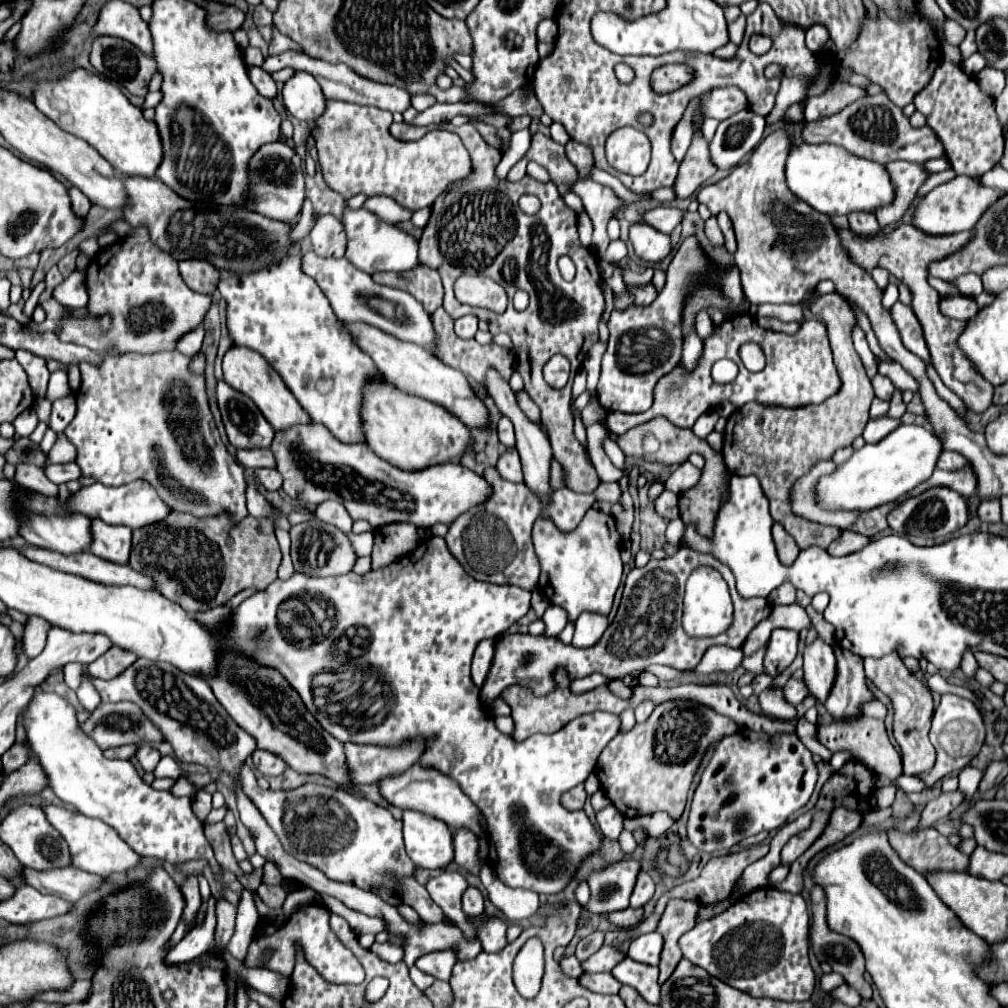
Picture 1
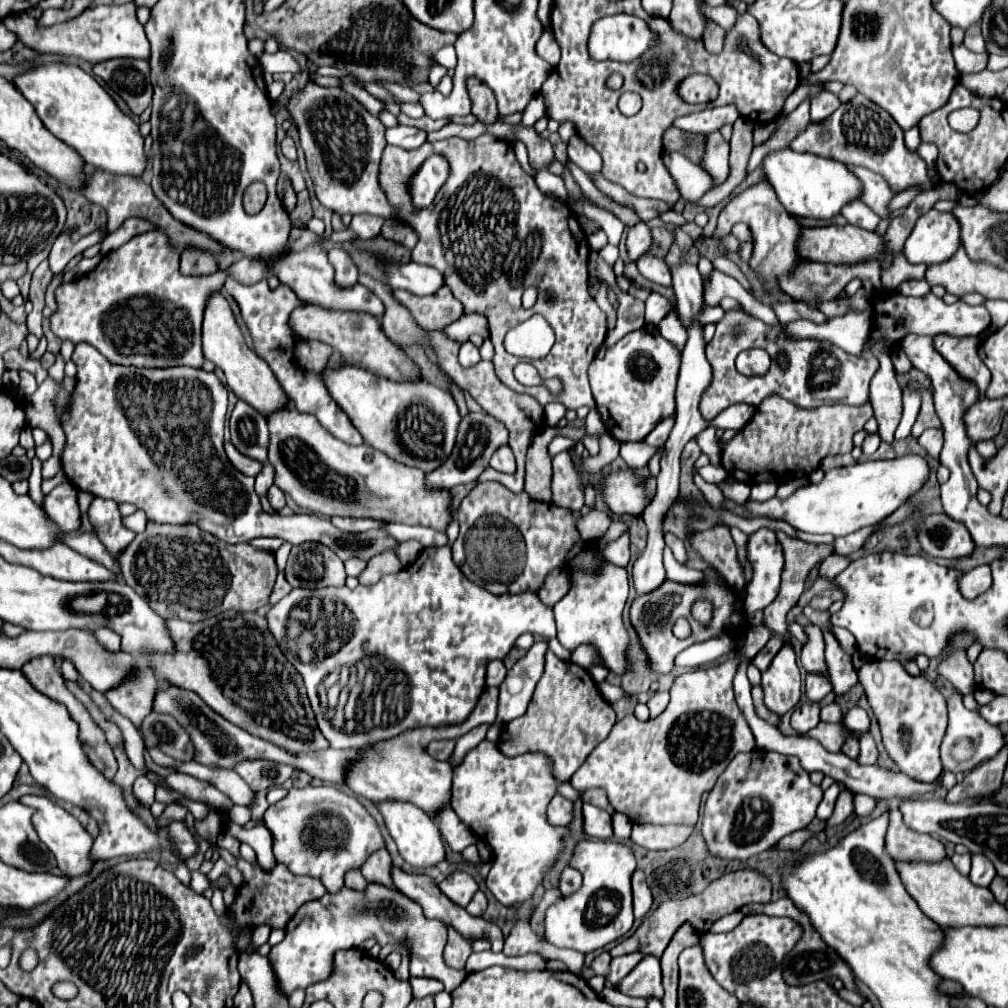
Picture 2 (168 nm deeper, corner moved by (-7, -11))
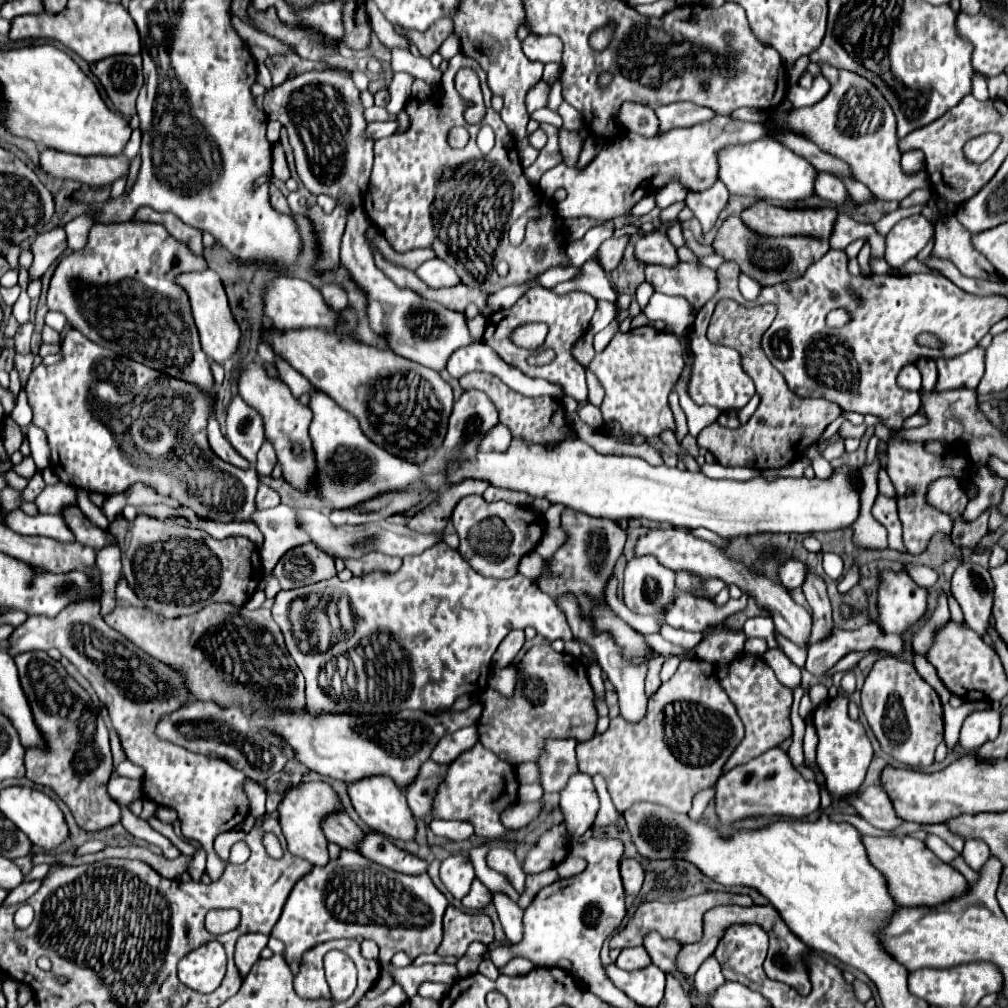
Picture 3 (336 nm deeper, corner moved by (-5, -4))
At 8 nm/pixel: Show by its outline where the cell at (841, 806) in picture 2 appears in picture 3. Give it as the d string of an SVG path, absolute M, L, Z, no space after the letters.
M834 696L824 700L818 708L814 708L812 722L818 734L816 762L826 776L826 784L834 800L838 800L838 796L850 796L850 792L856 792L862 786L868 764L872 760L872 744L862 722L848 716L848 696Z

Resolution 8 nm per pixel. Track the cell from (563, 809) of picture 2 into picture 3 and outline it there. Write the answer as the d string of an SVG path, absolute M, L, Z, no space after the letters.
M516 802L514 806L508 806L502 812L500 820L506 828L522 828L528 822L532 822L534 816L540 816L540 812L540 802Z

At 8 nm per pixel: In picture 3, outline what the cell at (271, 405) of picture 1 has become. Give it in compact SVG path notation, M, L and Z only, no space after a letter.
M206 268L202 272L178 274L176 284L182 286L184 292L188 294L188 300L192 306L192 316L194 316L196 328L200 332L200 342L202 342L202 350L206 352L206 356L214 362L224 362L226 358L230 358L238 348L240 328L234 322L232 312L228 308L228 300L226 300L226 292L220 282L220 276L212 268Z

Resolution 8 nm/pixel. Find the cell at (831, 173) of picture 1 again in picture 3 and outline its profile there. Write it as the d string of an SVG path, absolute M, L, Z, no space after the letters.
M754 140L750 144L726 146L718 152L718 178L730 194L756 196L760 200L796 202L814 194L816 170L802 156L790 152L776 140Z

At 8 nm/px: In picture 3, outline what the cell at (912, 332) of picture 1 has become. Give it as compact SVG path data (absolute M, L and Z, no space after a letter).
M976 346L952 360L936 360L938 384L936 390L976 388L984 372L984 348Z

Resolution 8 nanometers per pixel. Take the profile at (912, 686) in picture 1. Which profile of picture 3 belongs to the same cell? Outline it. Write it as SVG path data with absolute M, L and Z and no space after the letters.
M896 658L878 660L862 686L860 706L886 754L906 766L930 766L934 762L934 750L944 738L942 704L934 688L918 676L912 664Z

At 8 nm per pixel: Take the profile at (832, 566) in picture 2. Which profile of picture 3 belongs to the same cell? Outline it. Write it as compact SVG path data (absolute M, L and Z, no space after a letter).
M786 560L778 566L778 580L786 590L800 588L804 574L806 574L806 564L802 564L798 560Z

